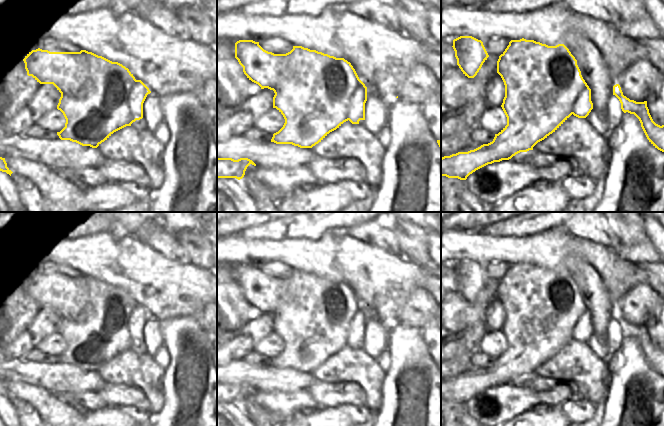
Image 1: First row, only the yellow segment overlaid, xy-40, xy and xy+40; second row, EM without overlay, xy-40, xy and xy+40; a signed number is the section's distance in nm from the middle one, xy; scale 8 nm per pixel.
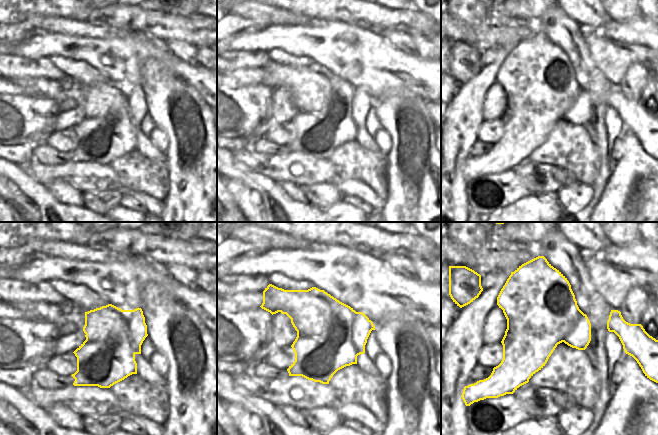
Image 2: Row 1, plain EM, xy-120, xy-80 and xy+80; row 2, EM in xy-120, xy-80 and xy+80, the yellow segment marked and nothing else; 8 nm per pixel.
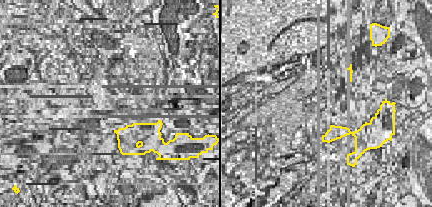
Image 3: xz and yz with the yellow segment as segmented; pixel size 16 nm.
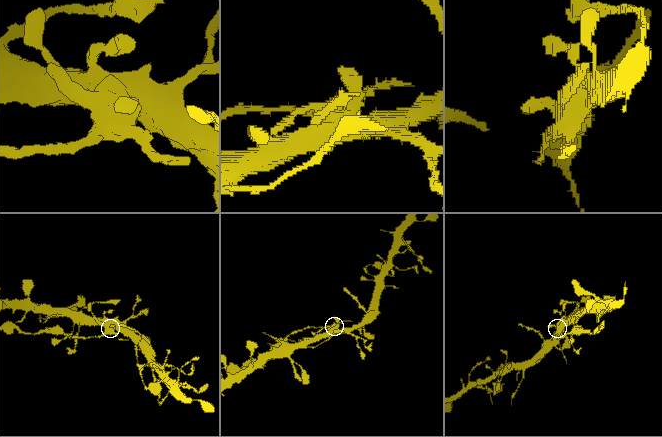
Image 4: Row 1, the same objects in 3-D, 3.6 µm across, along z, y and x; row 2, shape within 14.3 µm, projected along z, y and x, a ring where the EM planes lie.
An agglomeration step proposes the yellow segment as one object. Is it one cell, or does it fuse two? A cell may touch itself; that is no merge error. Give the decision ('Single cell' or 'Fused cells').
Fused cells

